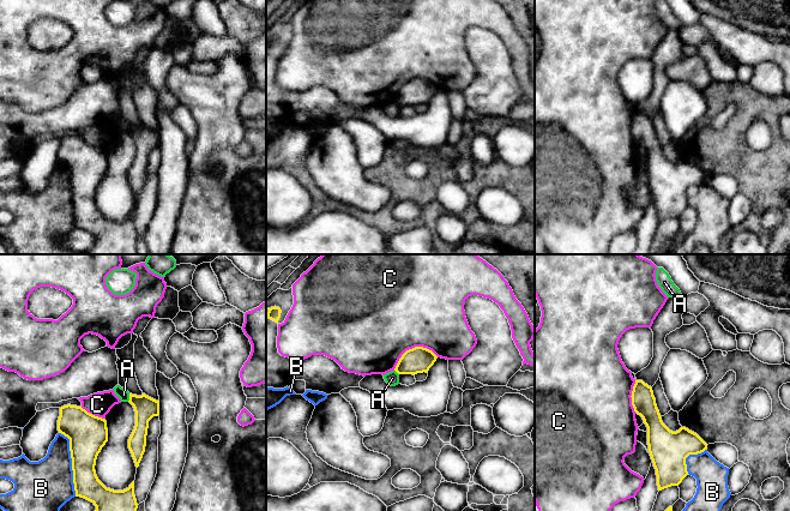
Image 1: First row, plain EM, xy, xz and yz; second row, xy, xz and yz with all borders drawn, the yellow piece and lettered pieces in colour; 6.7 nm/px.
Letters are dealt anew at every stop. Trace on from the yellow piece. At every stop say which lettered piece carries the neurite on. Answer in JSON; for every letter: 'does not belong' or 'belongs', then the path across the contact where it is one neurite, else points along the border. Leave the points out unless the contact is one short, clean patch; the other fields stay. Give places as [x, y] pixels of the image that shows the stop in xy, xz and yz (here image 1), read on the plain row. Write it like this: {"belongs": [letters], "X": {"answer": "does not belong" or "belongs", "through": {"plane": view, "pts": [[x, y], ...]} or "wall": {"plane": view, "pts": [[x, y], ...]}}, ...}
{"belongs": [], "A": {"answer": "does not belong", "wall": {"plane": "xy", "pts": [[130, 125], [127, 132]]}}, "B": {"answer": "does not belong"}, "C": {"answer": "does not belong"}}

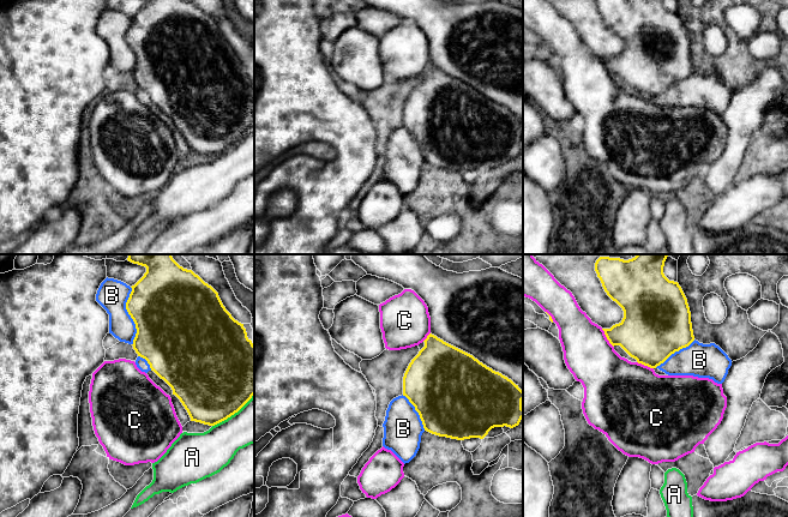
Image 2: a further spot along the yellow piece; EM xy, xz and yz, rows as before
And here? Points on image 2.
{"belongs": ["B"], "A": {"answer": "does not belong"}, "B": {"answer": "belongs"}, "C": {"answer": "does not belong"}}

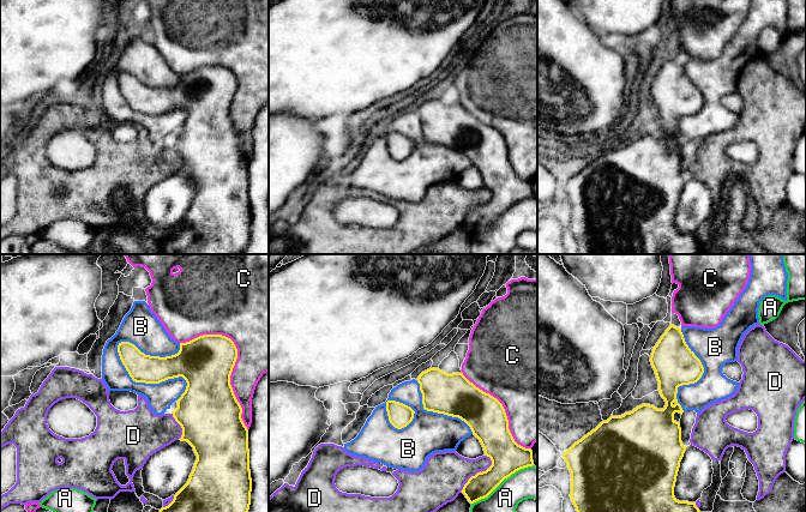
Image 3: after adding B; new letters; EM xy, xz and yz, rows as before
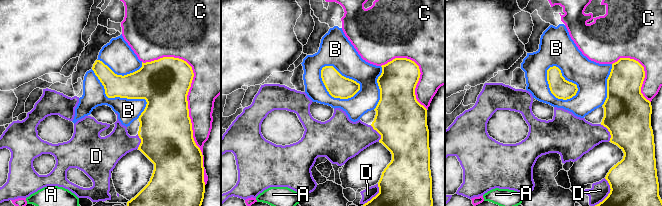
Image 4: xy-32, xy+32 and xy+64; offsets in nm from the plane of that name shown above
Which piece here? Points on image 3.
{"belongs": ["B"], "A": {"answer": "does not belong"}, "B": {"answer": "belongs"}, "C": {"answer": "does not belong"}, "D": {"answer": "does not belong"}}

